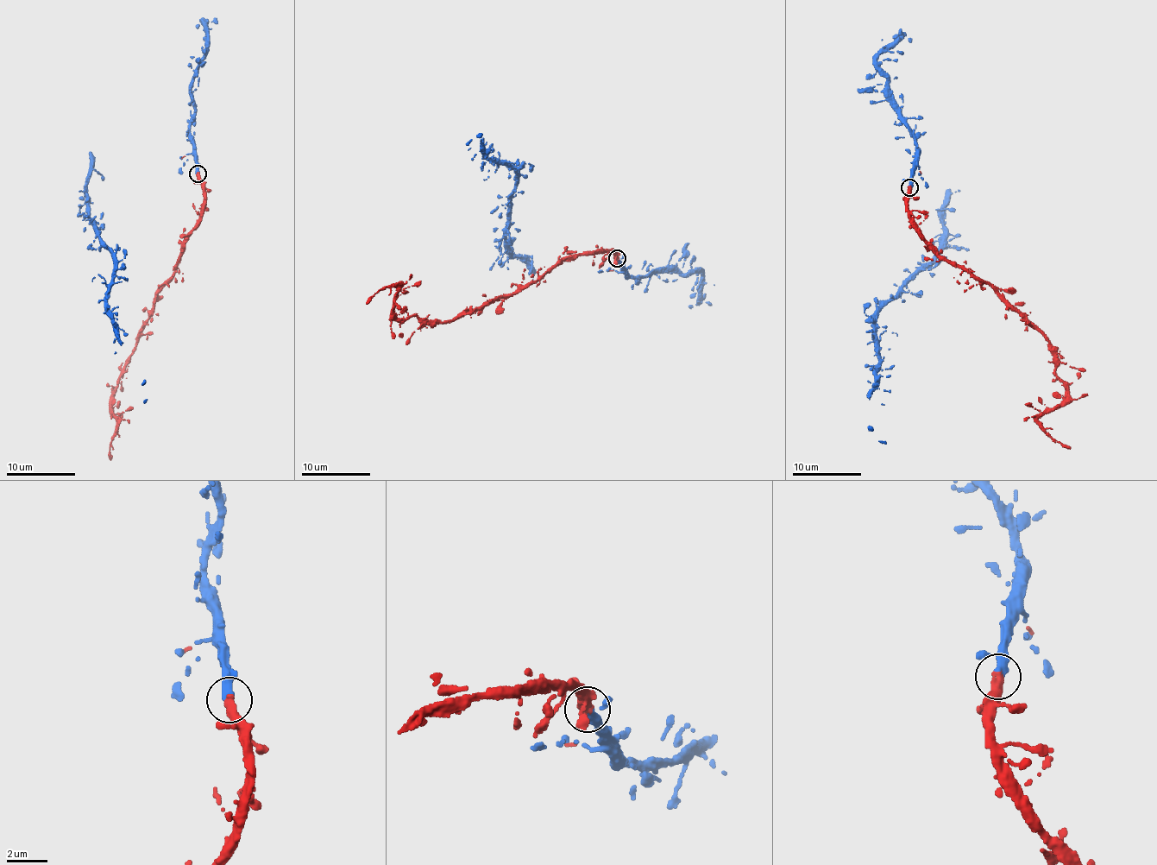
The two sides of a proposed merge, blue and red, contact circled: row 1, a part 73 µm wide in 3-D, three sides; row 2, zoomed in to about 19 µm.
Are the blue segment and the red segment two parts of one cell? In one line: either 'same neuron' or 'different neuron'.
same neuron

